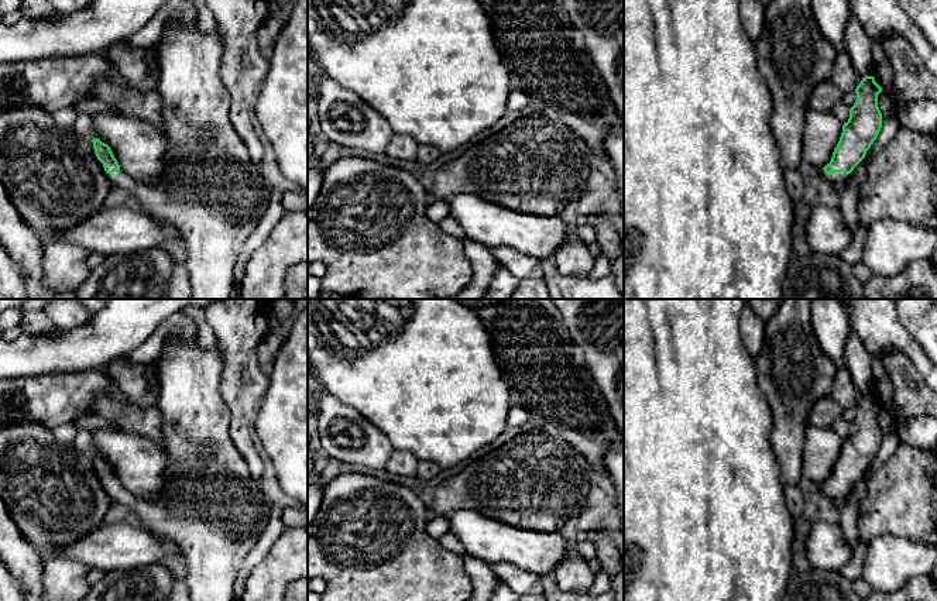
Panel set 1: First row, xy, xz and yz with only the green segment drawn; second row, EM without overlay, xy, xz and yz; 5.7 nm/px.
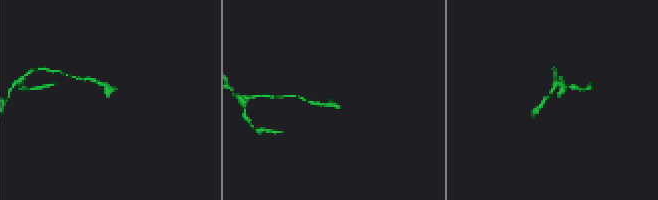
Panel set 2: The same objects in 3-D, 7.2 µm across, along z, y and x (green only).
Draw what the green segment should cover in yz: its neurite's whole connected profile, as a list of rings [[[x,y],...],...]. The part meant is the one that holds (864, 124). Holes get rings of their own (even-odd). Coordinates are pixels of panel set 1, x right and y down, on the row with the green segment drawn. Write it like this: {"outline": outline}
{"outline": [[[873,76],[862,78],[857,86],[857,100],[850,109],[850,119],[834,148],[831,161],[818,169],[818,174],[834,186],[847,182],[847,175],[865,158],[882,128],[882,113],[878,107],[878,95],[882,87]]]}

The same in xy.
{"outline": [[[195,24],[192,28],[185,28],[185,27],[171,27],[165,25],[161,40],[157,44],[158,48],[158,72],[157,72],[157,90],[161,96],[162,100],[162,124],[161,128],[164,131],[164,135],[168,140],[168,158],[167,158],[167,166],[159,179],[155,183],[145,183],[140,182],[131,176],[128,176],[124,171],[120,169],[120,165],[117,159],[114,158],[110,147],[104,142],[102,142],[97,138],[93,138],[93,148],[97,159],[103,164],[104,171],[109,174],[109,181],[113,186],[121,188],[127,190],[131,195],[131,203],[134,203],[137,207],[143,209],[147,212],[151,217],[158,220],[161,224],[168,224],[172,226],[176,233],[181,237],[181,247],[179,247],[179,254],[182,261],[185,262],[185,267],[189,272],[191,278],[191,286],[192,286],[192,299],[230,299],[231,291],[234,288],[234,265],[237,261],[237,257],[240,254],[240,250],[247,240],[247,237],[254,231],[257,227],[260,219],[265,213],[268,203],[272,196],[272,190],[267,188],[264,183],[260,171],[258,171],[258,164],[255,164],[247,151],[247,147],[236,133],[236,130],[231,126],[230,121],[230,93],[226,89],[226,86],[222,82],[220,78],[220,61],[222,61],[222,54],[223,54],[223,47],[220,42],[220,34],[217,30],[212,32],[205,32],[202,31],[198,24]]]}

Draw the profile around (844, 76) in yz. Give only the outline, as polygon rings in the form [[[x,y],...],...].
[[[841,47],[837,49],[830,79],[842,93],[848,93],[855,92],[858,86],[857,76],[858,75],[851,63],[847,48]]]

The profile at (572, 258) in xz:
[[[566,224],[567,238],[553,254],[553,261],[563,277],[588,278],[594,258],[587,245],[580,240],[576,224]]]

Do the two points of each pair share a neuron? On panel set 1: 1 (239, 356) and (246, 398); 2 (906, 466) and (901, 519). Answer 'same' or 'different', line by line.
1: same
2: same

